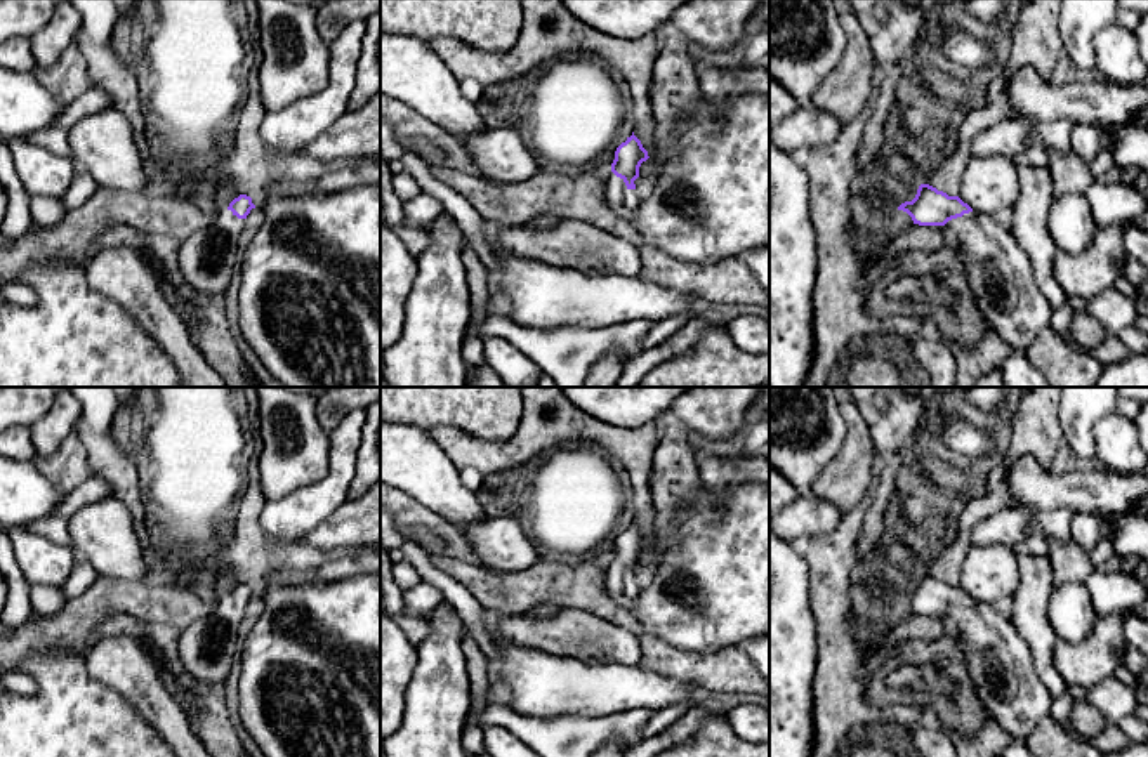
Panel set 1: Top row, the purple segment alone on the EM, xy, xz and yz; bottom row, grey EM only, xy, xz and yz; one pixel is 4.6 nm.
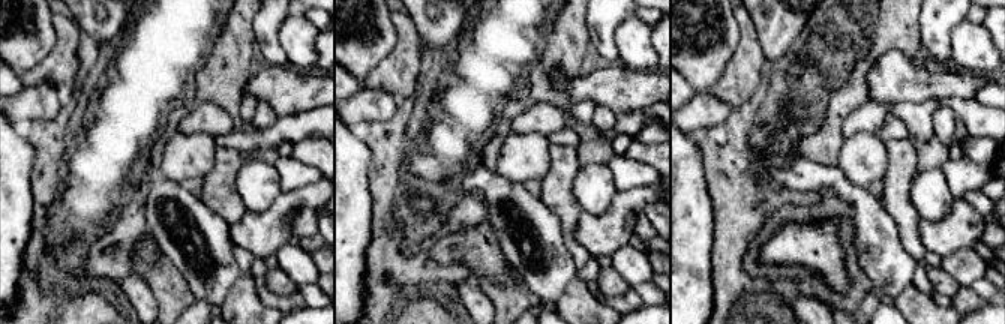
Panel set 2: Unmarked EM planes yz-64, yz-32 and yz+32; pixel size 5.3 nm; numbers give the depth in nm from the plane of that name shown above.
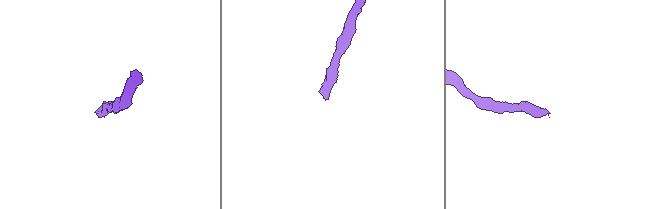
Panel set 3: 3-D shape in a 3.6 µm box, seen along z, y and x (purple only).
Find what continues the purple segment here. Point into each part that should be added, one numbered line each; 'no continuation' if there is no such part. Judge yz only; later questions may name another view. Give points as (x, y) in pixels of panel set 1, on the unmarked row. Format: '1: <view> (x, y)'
1: yz (999, 662)

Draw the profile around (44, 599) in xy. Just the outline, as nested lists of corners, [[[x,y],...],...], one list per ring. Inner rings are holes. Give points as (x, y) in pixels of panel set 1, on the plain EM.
[[[30,583],[30,604],[36,615],[56,615],[66,601],[68,597],[59,589]]]

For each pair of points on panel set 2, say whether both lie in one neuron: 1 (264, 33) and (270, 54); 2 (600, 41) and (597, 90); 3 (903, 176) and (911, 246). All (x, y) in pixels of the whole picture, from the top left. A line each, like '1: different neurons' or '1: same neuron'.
1: same neuron
2: different neurons
3: same neuron

